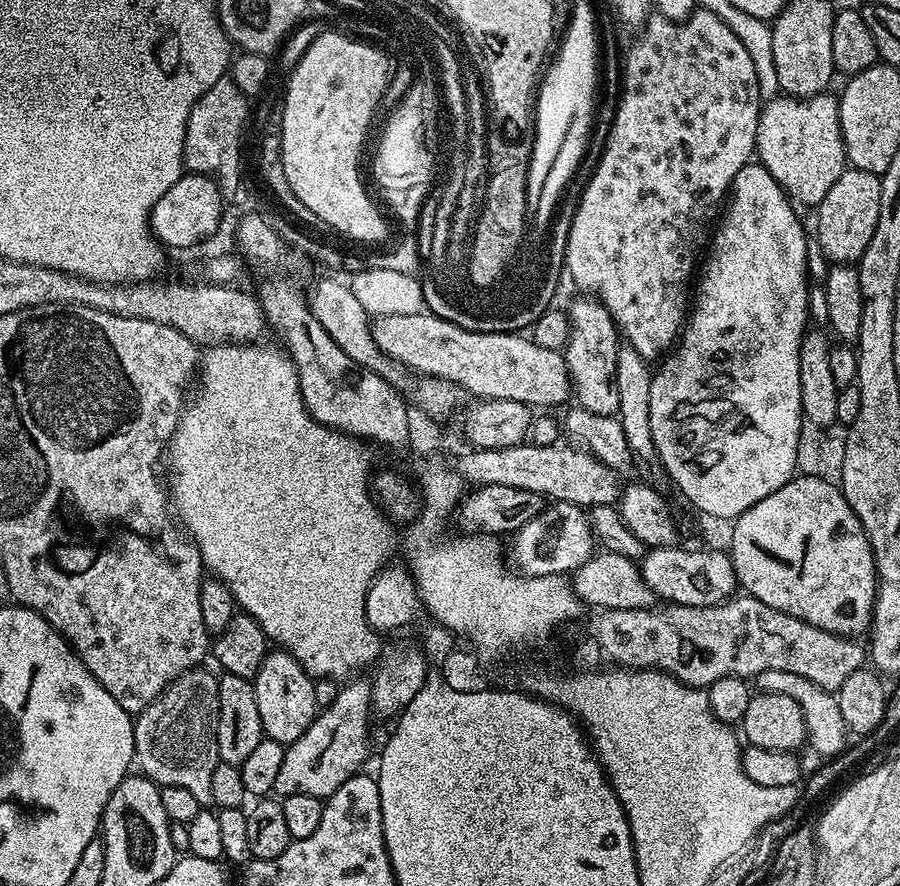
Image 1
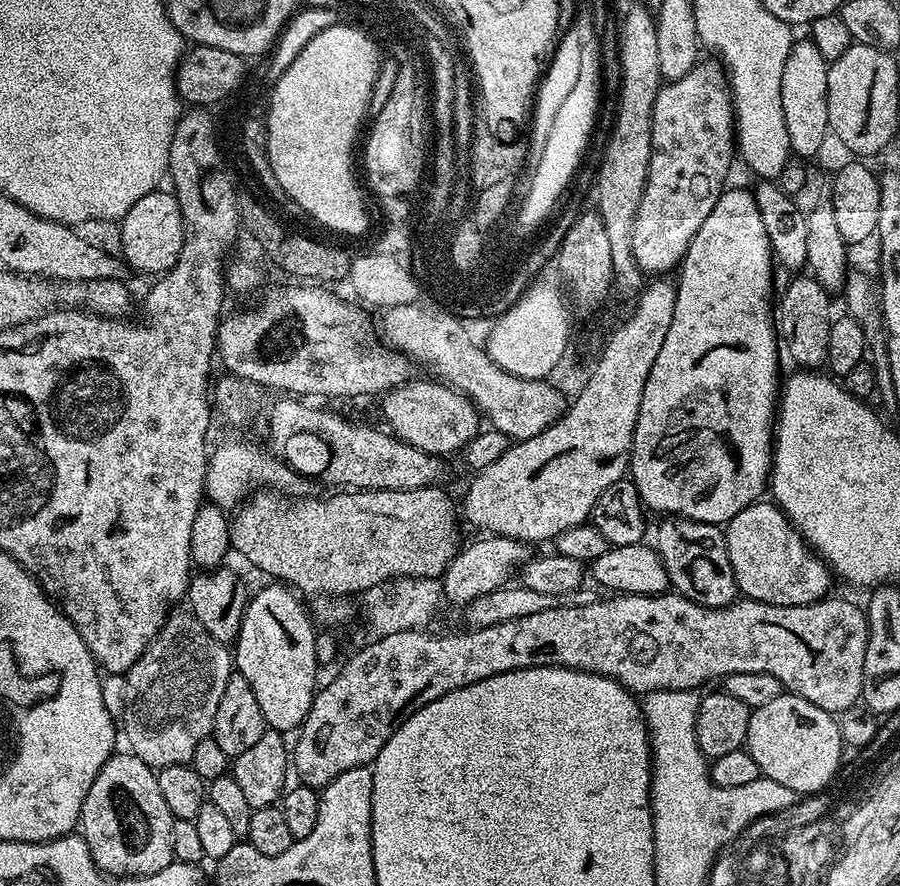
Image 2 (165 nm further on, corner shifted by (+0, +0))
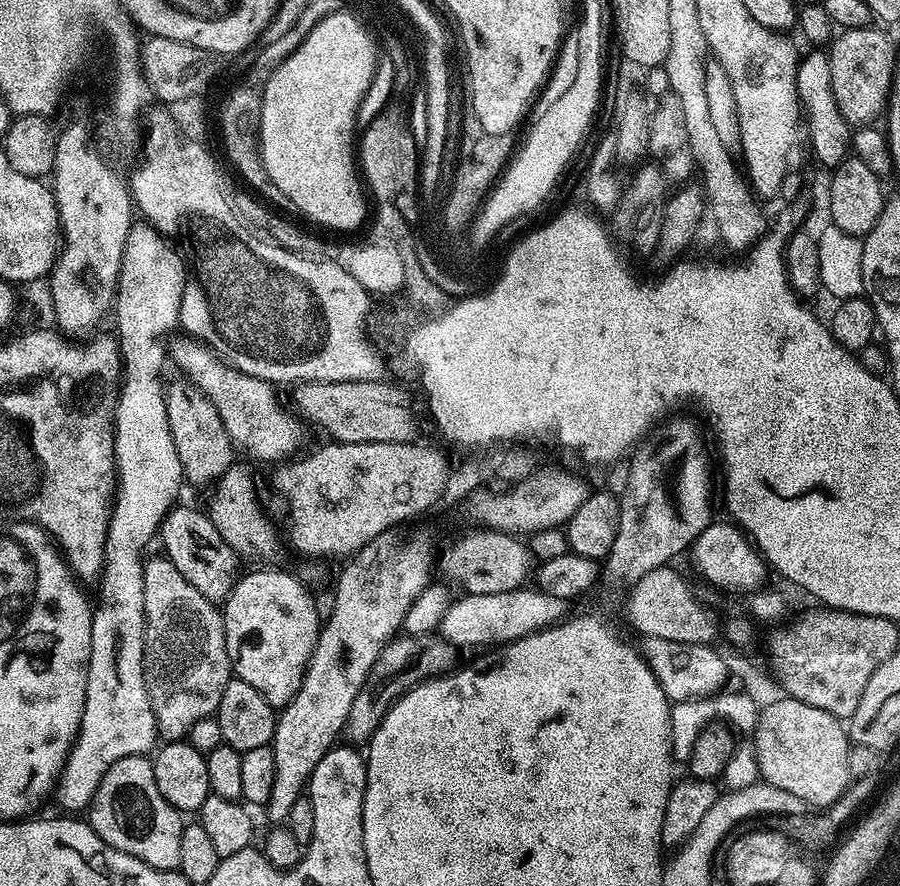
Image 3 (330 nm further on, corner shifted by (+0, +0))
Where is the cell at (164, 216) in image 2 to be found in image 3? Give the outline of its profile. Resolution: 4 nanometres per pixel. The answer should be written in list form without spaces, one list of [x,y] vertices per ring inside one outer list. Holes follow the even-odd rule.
[[[147,222],[133,223],[132,229],[128,231],[124,253],[122,254],[122,266],[120,267],[120,279],[118,281],[118,291],[114,297],[114,317],[116,316],[116,328],[120,331],[118,343],[120,345],[120,359],[122,361],[122,379],[120,381],[120,390],[116,397],[116,491],[114,493],[114,503],[112,506],[112,517],[108,519],[108,533],[104,543],[104,567],[98,577],[100,584],[100,608],[98,607],[92,614],[92,649],[90,650],[90,662],[88,663],[88,685],[86,686],[86,702],[84,703],[84,713],[80,719],[80,732],[76,735],[76,743],[72,745],[71,752],[68,753],[68,761],[64,763],[64,771],[58,777],[58,796],[60,792],[61,809],[69,813],[76,814],[79,810],[87,809],[92,803],[92,796],[96,792],[96,787],[102,782],[106,770],[114,766],[127,756],[139,756],[153,751],[157,743],[156,720],[153,718],[152,707],[148,702],[148,692],[144,686],[144,561],[145,557],[140,556],[140,551],[147,546],[151,540],[159,533],[160,523],[164,517],[172,511],[177,503],[176,495],[180,492],[180,484],[185,483],[182,462],[174,450],[174,438],[170,434],[168,425],[168,401],[166,399],[165,381],[160,381],[160,371],[166,364],[166,346],[160,342],[160,338],[173,327],[174,329],[180,322],[180,307],[182,306],[182,294],[184,293],[184,282],[186,279],[186,265],[177,249],[165,237],[160,235],[157,228],[152,227]]]

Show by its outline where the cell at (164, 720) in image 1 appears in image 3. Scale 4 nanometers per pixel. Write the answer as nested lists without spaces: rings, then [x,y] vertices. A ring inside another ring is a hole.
[[[159,555],[153,560],[148,558],[144,561],[144,686],[148,692],[148,702],[152,707],[153,718],[156,720],[157,737],[161,741],[171,742],[185,739],[190,726],[194,726],[194,722],[215,713],[218,702],[222,702],[222,690],[226,690],[228,681],[233,679],[234,673],[226,650],[226,634],[221,609],[217,605],[211,604],[206,598],[202,598],[202,594],[198,594],[198,590],[194,590],[194,586],[190,586],[190,582],[186,582],[186,578],[182,578],[181,572],[175,568],[174,562],[168,560],[167,555]]]

